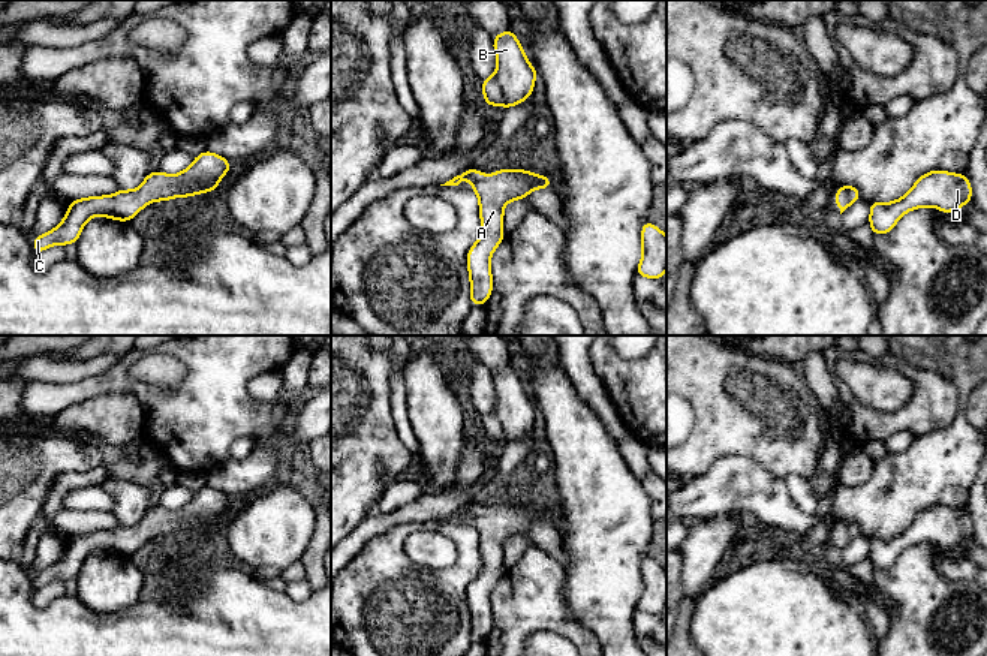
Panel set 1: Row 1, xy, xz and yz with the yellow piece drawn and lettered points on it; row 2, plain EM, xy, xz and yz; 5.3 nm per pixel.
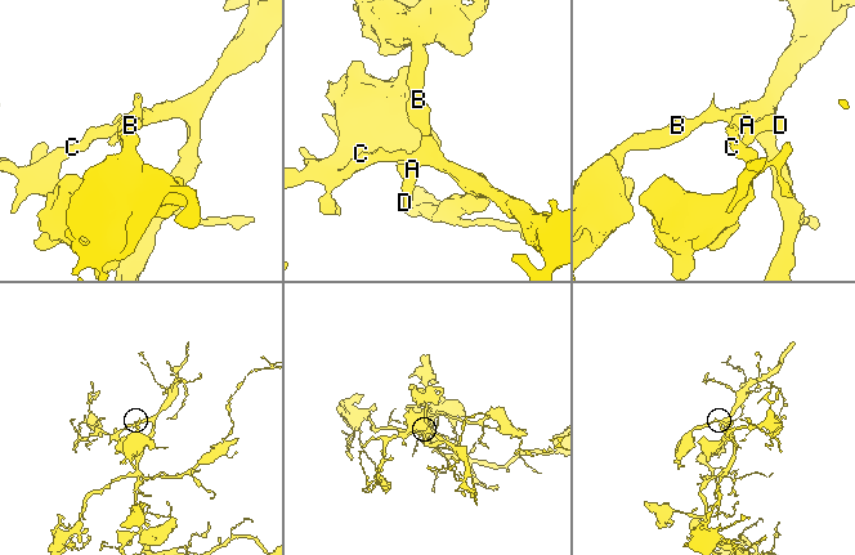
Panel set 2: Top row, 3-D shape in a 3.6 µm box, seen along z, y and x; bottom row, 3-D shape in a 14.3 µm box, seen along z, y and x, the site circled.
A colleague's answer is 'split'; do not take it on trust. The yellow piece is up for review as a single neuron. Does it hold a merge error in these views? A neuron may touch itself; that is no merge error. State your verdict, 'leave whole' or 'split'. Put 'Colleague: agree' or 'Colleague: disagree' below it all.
leave whole
Colleague: disagree

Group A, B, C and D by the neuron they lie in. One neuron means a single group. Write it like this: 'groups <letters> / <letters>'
groups A B C D

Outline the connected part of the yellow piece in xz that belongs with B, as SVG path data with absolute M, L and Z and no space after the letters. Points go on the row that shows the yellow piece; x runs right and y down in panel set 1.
M511 28L493 37L497 70L482 79L485 106L500 105L511 108L533 93L536 69L527 61L523 45Z

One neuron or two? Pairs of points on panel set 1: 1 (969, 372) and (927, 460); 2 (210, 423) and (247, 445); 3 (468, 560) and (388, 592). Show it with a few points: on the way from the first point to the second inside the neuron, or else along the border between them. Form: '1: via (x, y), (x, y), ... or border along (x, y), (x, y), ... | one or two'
1: via (963, 394), (960, 427), (950, 438) | one
2: border along (253, 439), (238, 438), (229, 450), (229, 457) | two
3: via (450, 580), (438, 592), (408, 592) | one

